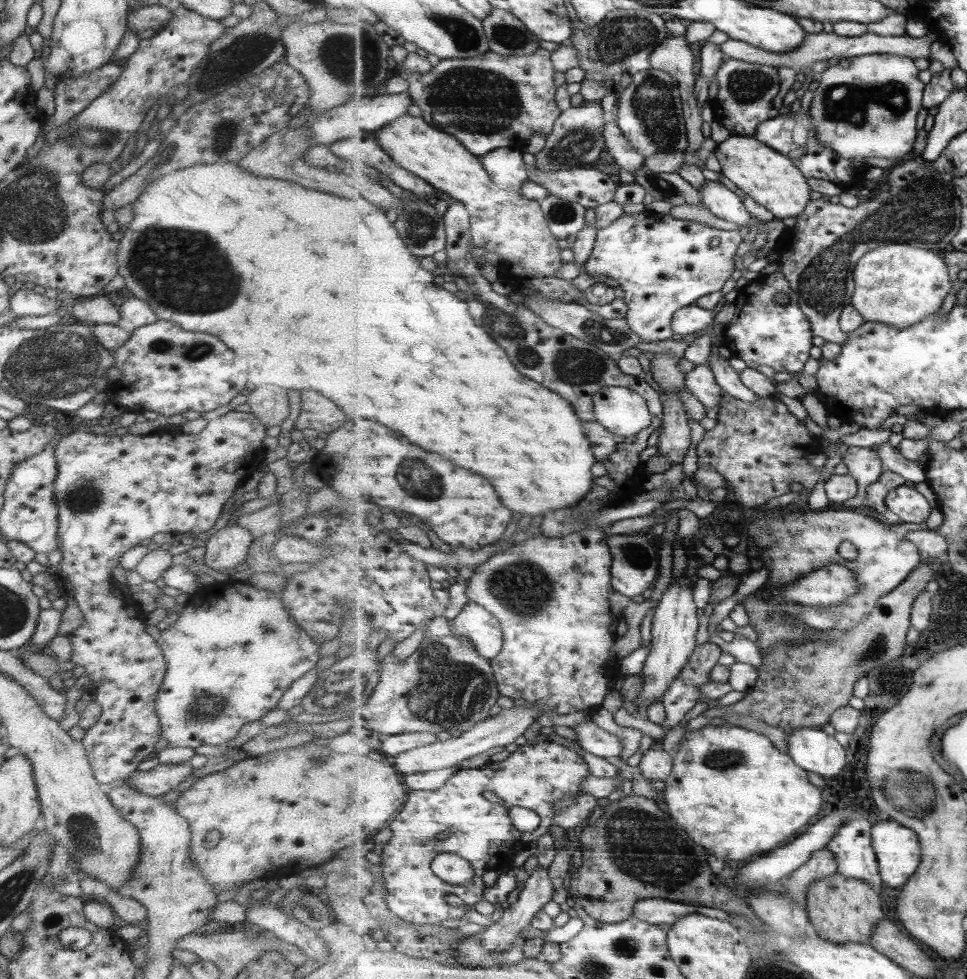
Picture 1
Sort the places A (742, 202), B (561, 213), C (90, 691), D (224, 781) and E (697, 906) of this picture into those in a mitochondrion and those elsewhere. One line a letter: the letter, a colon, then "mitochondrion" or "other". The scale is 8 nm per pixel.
A: other
B: mitochondrion
C: other
D: other
E: other

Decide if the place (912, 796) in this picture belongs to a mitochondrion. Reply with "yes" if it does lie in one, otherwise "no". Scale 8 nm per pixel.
yes

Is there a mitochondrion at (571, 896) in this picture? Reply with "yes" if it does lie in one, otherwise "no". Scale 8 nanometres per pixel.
no

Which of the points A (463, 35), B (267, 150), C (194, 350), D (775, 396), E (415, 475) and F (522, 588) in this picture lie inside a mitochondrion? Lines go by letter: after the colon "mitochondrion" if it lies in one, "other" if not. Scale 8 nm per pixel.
A: mitochondrion
B: other
C: mitochondrion
D: other
E: mitochondrion
F: mitochondrion

